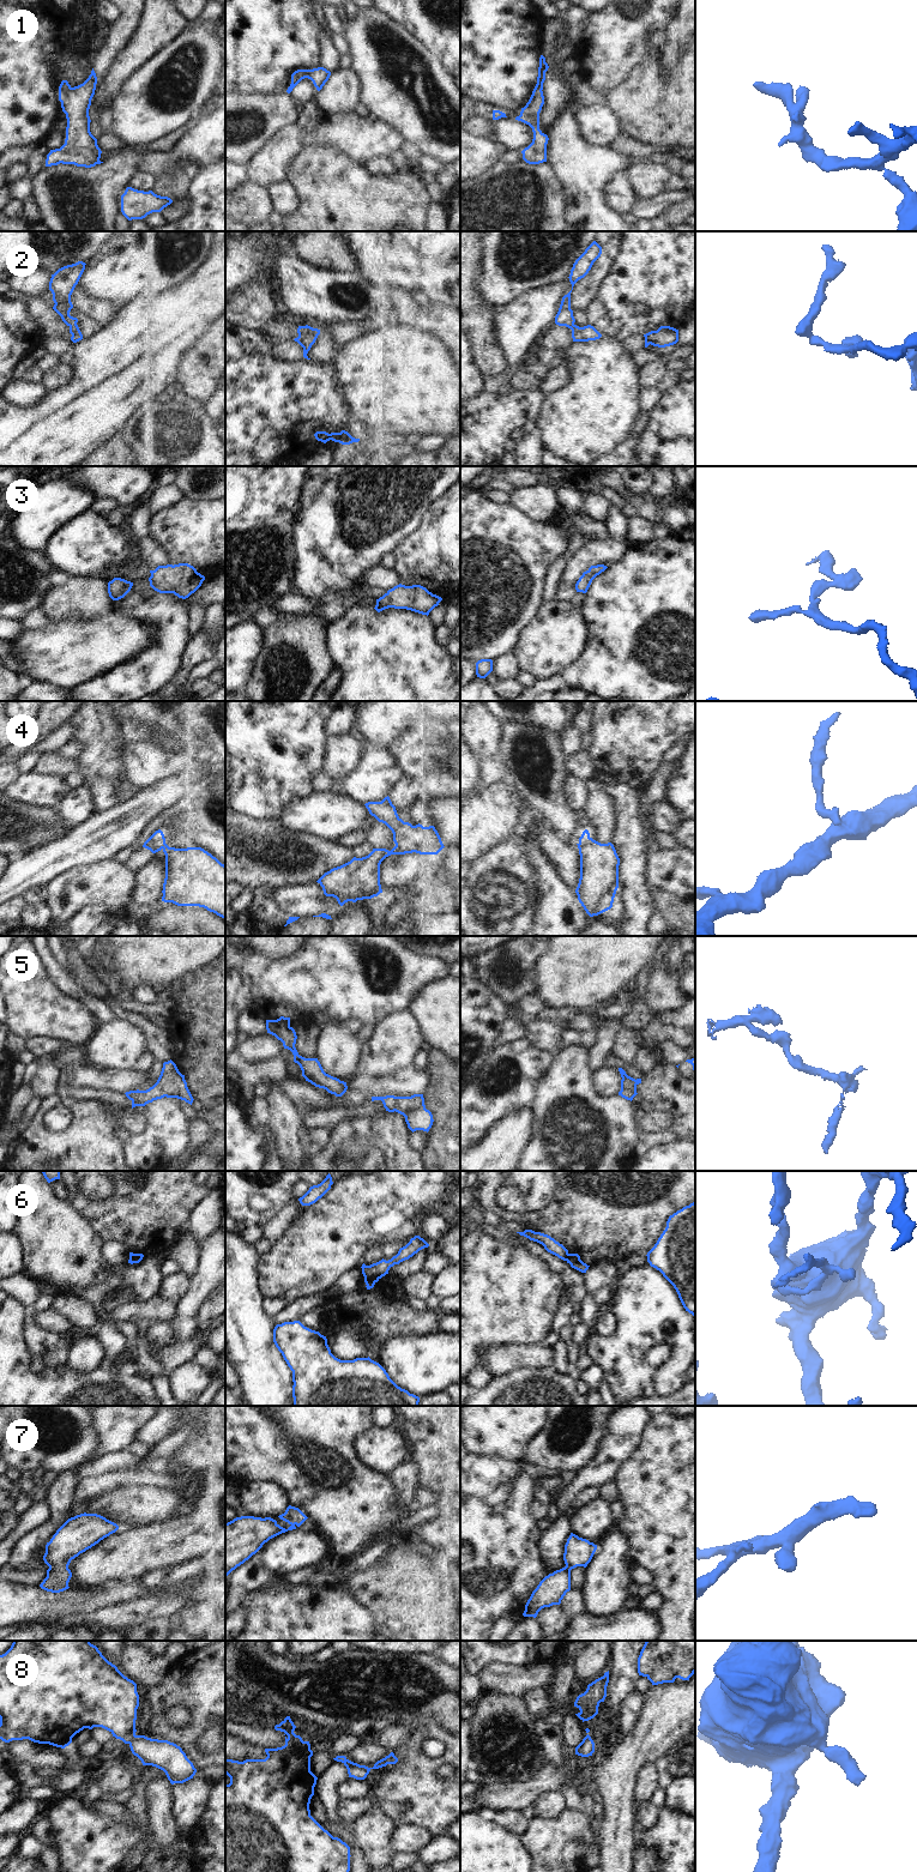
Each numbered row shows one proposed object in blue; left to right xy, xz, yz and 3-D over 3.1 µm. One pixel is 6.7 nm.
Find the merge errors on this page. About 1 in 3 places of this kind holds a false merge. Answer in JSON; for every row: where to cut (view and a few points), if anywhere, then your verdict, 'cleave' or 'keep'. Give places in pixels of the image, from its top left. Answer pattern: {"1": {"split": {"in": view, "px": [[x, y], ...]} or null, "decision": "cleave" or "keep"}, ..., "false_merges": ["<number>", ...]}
{"1": {"split": null, "decision": "keep"}, "2": {"split": null, "decision": "keep"}, "3": {"split": null, "decision": "keep"}, "4": {"split": {"in": "xz", "px": [[399, 819], [392, 831]]}, "decision": "cleave"}, "5": {"split": null, "decision": "keep"}, "6": {"split": {"in": "xz", "px": [[378, 1279], [365, 1280]]}, "decision": "cleave"}, "7": {"split": null, "decision": "keep"}, "8": {"split": null, "decision": "keep"}, "false_merges": ["4", "6"]}

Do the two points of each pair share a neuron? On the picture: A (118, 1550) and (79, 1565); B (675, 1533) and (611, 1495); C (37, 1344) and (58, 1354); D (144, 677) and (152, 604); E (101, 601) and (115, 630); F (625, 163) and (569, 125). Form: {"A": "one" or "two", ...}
{"A": "one", "B": "two", "C": "one", "D": "one", "E": "two", "F": "one"}

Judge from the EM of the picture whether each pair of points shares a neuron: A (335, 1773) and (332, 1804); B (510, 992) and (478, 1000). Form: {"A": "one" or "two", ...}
{"A": "one", "B": "two"}

